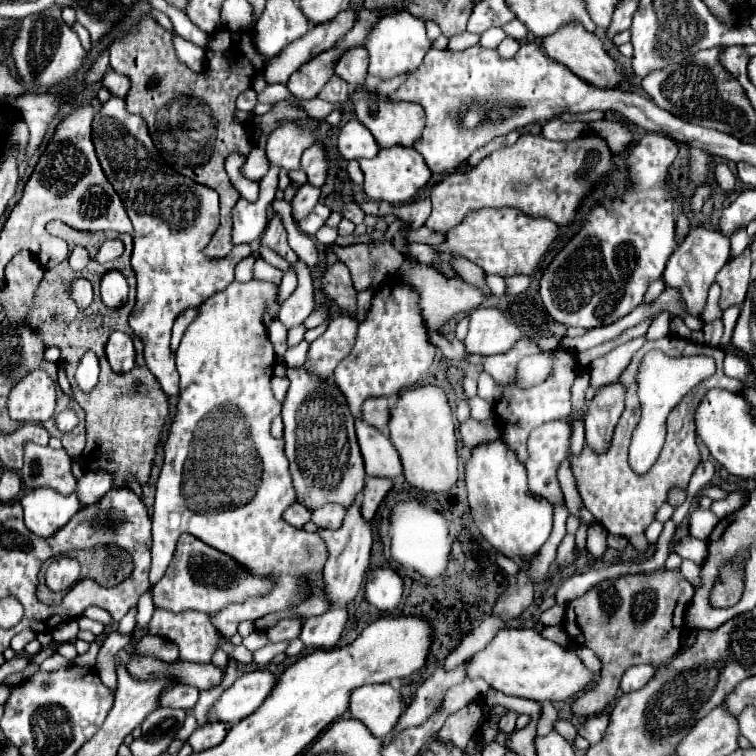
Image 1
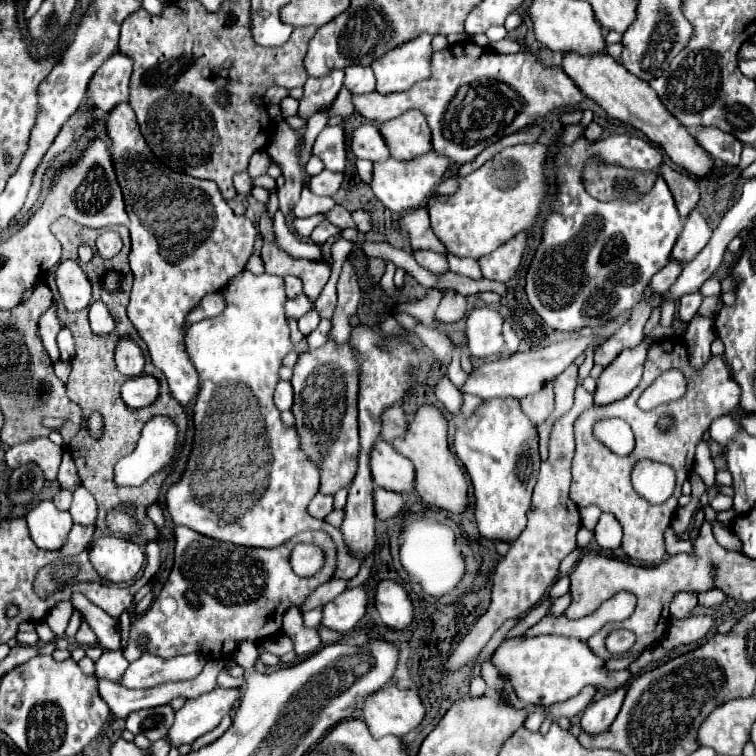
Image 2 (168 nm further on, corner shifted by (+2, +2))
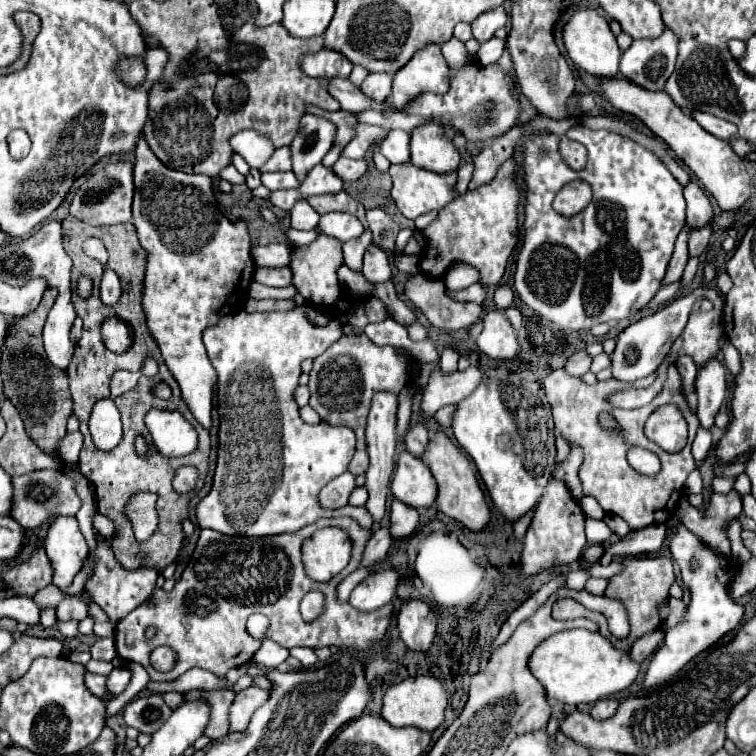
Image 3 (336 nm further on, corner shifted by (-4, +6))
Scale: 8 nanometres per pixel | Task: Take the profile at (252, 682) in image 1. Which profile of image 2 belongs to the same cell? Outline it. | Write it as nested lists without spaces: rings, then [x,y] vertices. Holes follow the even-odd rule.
[[[214,688],[204,696],[194,700],[186,700],[186,704],[176,712],[174,724],[166,734],[166,740],[172,748],[180,748],[182,744],[192,744],[202,734],[214,730],[222,716],[230,714],[232,704],[242,696],[240,690],[232,688]]]

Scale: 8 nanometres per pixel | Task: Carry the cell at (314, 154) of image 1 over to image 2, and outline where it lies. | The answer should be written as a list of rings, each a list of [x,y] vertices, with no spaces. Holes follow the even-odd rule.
[[[326,126],[312,148],[312,154],[318,156],[324,166],[332,172],[342,172],[346,168],[346,134],[344,126]]]

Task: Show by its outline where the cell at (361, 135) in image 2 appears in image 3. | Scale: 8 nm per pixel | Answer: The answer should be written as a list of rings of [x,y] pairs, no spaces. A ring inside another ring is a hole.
[[[390,130],[384,140],[380,140],[376,146],[380,154],[384,154],[392,164],[402,164],[410,160],[410,150],[408,150],[410,134],[404,130]]]

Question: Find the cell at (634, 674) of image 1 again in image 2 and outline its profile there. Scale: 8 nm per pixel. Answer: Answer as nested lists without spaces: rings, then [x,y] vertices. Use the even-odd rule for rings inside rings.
[[[536,636],[536,638],[512,638],[498,646],[498,650],[492,656],[494,666],[498,672],[504,672],[508,676],[508,682],[514,690],[514,694],[530,704],[530,706],[550,706],[560,700],[540,700],[540,698],[572,698],[580,694],[586,686],[596,686],[602,690],[616,690],[620,686],[626,686],[630,672],[608,672],[604,662],[600,658],[590,656],[590,646],[578,638],[568,636]]]

